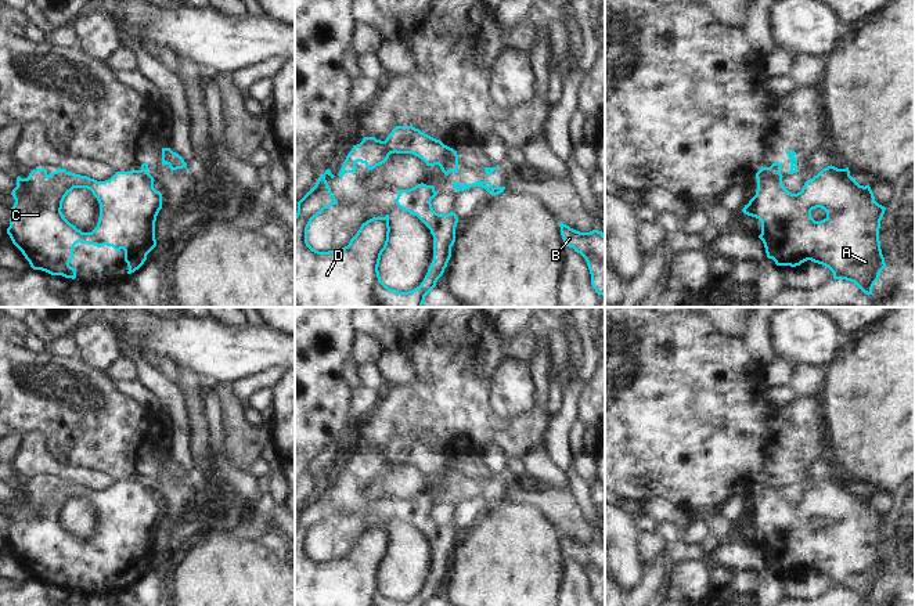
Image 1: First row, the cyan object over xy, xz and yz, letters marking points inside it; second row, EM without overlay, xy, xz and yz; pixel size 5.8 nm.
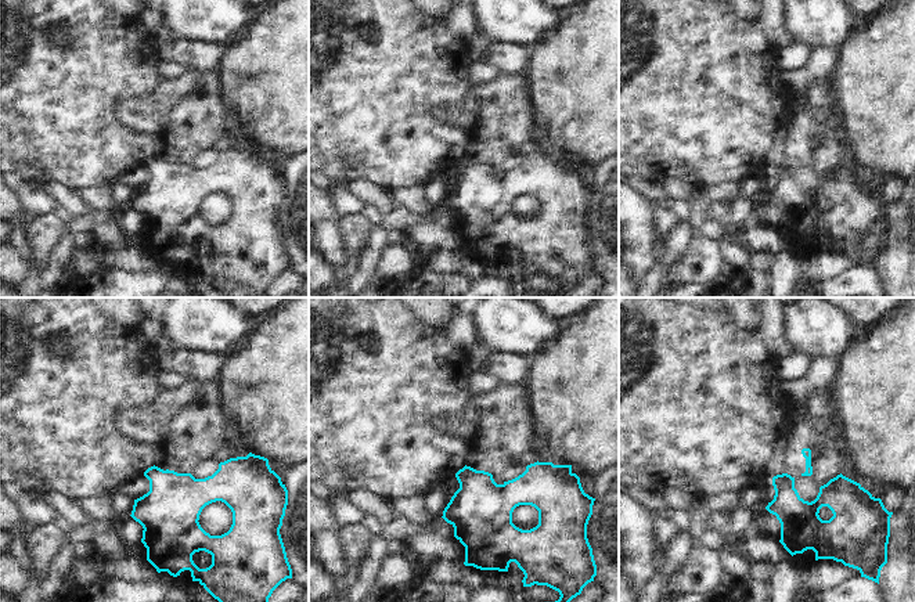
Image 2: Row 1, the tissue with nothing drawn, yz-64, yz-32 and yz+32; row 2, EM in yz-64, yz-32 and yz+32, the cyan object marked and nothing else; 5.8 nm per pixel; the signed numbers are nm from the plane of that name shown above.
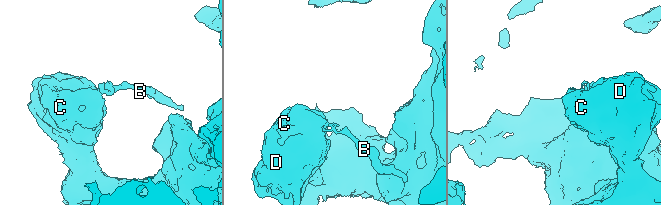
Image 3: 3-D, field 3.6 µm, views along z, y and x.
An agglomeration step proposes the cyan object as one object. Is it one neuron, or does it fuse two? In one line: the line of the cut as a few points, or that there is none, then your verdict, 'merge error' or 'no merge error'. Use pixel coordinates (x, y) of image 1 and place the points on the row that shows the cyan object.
yz (768, 168), (778, 172) | merge error

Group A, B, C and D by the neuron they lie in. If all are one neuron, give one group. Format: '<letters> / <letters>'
A C D / B

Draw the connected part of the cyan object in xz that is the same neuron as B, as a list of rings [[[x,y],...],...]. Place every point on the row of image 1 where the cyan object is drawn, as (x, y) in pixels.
[[[561,221],[563,245],[580,253],[588,266],[591,285],[598,295],[605,296],[605,234],[598,230],[580,232]]]

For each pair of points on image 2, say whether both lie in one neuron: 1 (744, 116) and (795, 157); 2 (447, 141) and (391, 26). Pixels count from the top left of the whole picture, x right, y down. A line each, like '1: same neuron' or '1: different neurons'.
1: different neurons
2: same neuron

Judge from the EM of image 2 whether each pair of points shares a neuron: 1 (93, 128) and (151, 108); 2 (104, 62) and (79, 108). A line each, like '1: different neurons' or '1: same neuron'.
1: different neurons
2: same neuron

